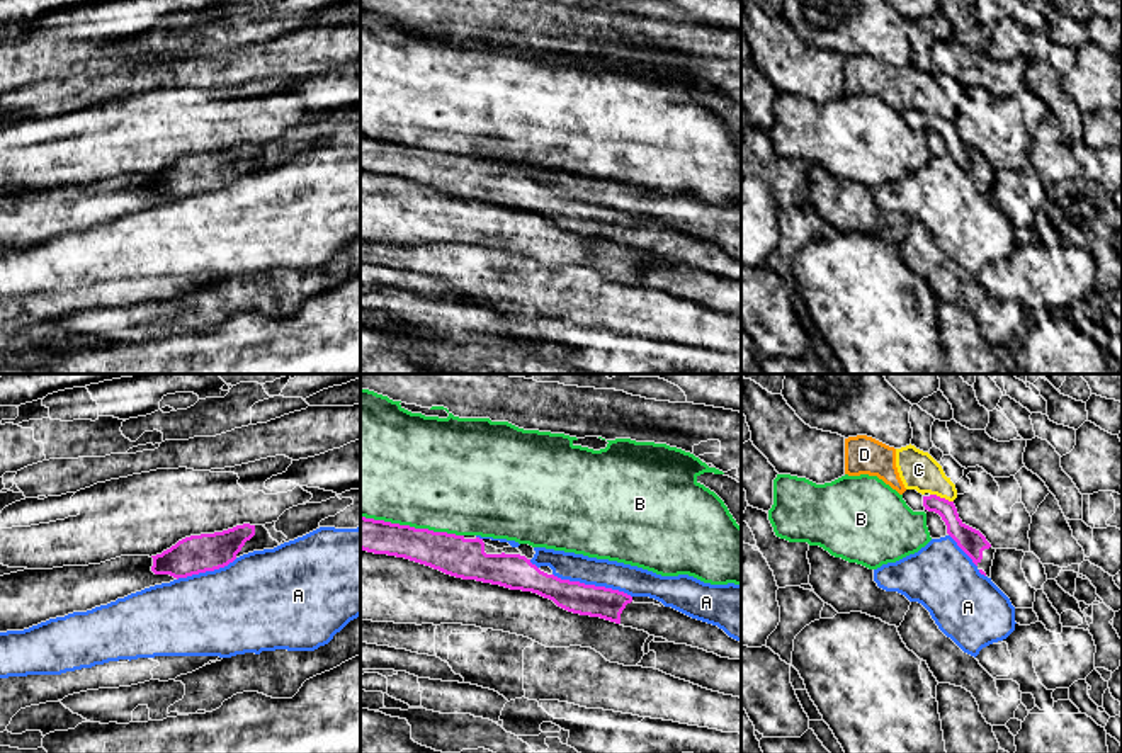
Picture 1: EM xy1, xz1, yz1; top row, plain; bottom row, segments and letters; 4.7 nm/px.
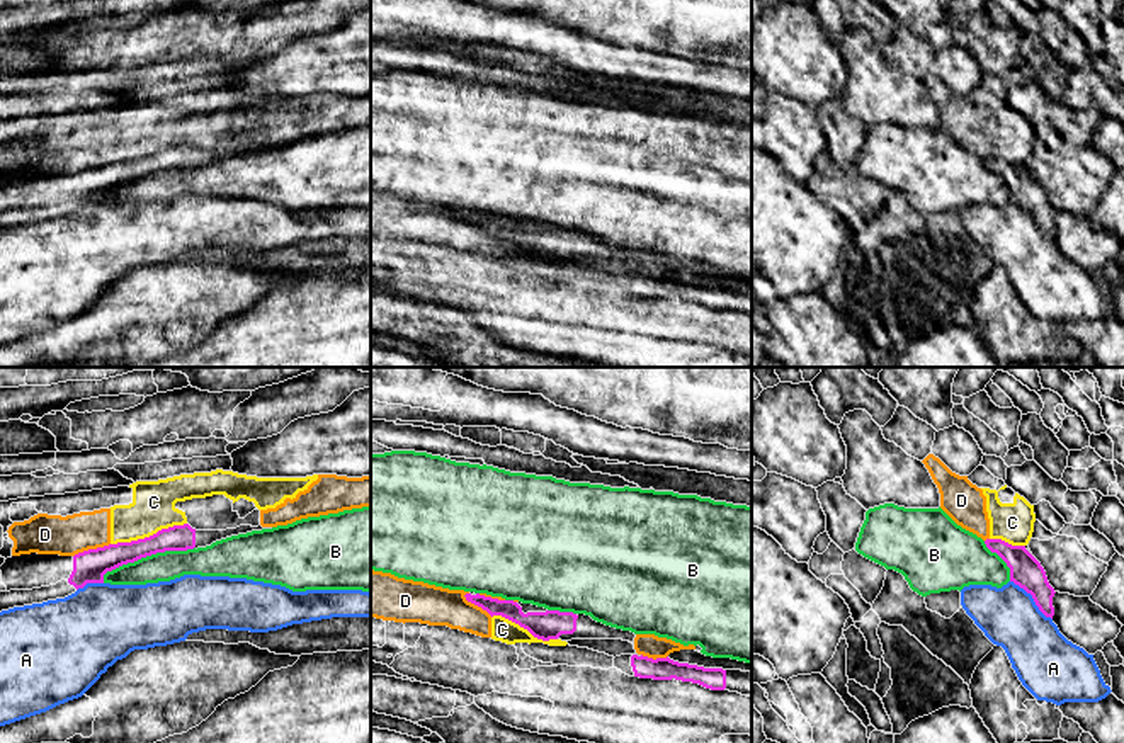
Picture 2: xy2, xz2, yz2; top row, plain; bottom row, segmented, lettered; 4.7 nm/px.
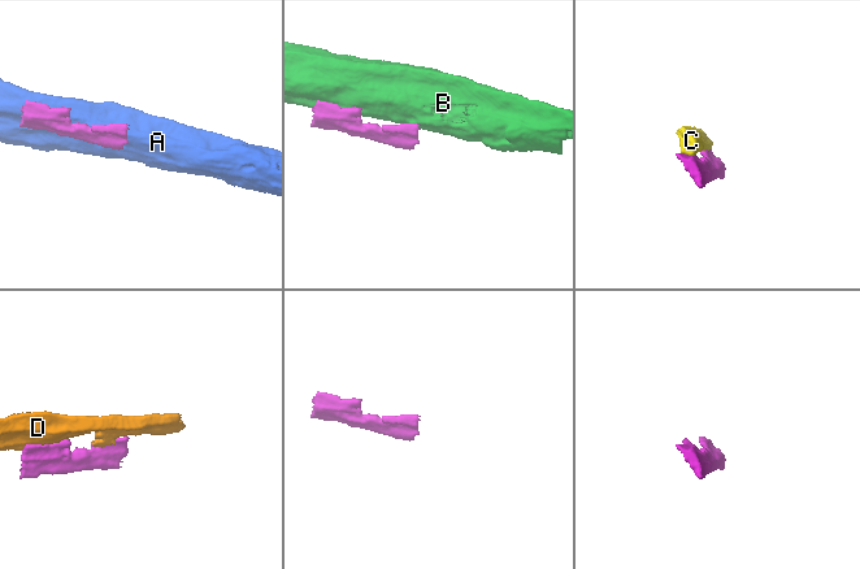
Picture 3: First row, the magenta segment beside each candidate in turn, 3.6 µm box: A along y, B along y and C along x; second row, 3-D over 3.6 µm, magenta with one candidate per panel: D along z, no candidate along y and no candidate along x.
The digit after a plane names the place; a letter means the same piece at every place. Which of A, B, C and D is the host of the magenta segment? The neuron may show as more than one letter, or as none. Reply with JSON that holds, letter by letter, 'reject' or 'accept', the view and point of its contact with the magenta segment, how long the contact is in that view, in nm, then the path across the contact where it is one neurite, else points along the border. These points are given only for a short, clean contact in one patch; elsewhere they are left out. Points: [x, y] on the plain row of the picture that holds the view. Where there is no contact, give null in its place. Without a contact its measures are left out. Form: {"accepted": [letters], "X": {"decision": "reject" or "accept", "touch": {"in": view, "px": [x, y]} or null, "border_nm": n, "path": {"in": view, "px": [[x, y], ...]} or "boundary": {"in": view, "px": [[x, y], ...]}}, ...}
{"accepted": [], "A": {"decision": "reject", "touch": {"in": "xz1", "px": [592, 204]}, "border_nm": 400}, "B": {"decision": "reject", "touch": {"in": "xz1", "px": [412, 147]}, "border_nm": 500}, "C": {"decision": "reject", "touch": {"in": "xy2", "px": [150, 155]}, "border_nm": 380}, "D": {"decision": "reject", "touch": {"in": "xy2", "px": [90, 169]}, "border_nm": 190}}

